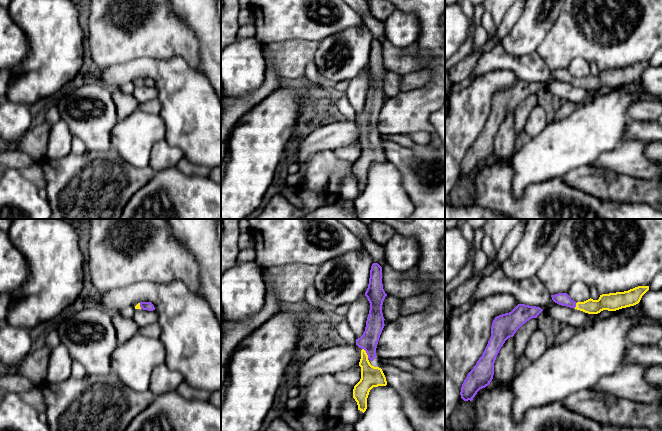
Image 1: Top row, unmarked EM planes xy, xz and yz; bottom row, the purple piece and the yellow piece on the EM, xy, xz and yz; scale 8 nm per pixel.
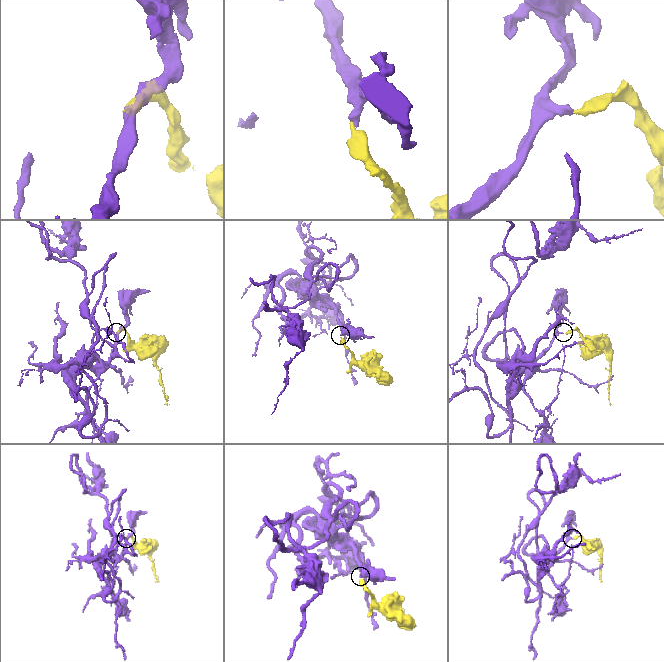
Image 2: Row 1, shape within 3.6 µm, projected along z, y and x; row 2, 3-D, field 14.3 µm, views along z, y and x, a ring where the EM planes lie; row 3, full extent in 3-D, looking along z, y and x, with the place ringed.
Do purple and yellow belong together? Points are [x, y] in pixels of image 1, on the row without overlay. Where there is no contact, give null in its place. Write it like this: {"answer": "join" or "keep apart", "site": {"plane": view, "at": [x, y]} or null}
{"answer": "join", "site": {"plane": "xz", "at": [366, 128]}}

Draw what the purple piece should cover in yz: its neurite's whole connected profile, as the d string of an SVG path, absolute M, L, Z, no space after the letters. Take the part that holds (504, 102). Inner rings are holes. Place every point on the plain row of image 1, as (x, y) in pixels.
M518 80L511 88L495 93L488 120L462 160L460 171L464 177L472 177L480 165L490 160L496 133L505 117L513 113L527 97L537 94L542 87L540 83Z

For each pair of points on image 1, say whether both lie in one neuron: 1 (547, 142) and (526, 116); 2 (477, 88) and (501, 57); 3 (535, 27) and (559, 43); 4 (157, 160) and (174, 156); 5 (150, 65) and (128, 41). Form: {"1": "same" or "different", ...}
{"1": "different", "2": "different", "3": "different", "4": "same", "5": "different"}

